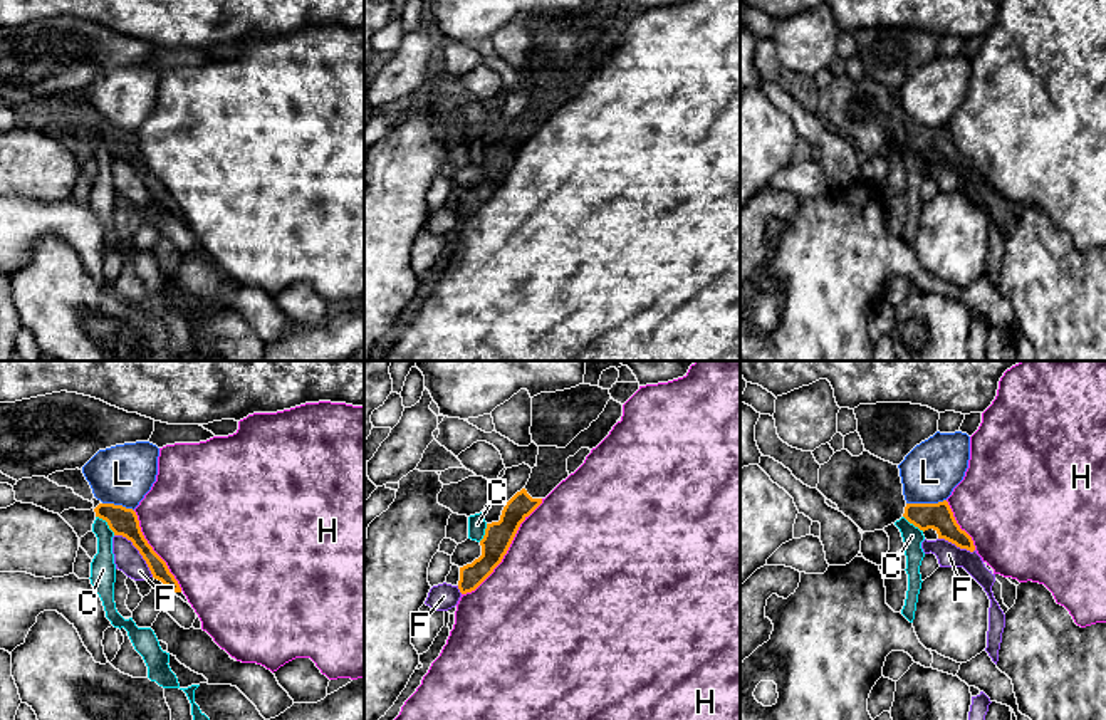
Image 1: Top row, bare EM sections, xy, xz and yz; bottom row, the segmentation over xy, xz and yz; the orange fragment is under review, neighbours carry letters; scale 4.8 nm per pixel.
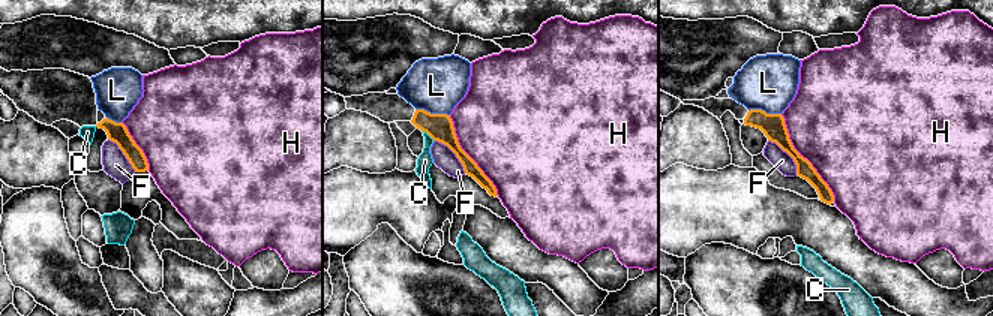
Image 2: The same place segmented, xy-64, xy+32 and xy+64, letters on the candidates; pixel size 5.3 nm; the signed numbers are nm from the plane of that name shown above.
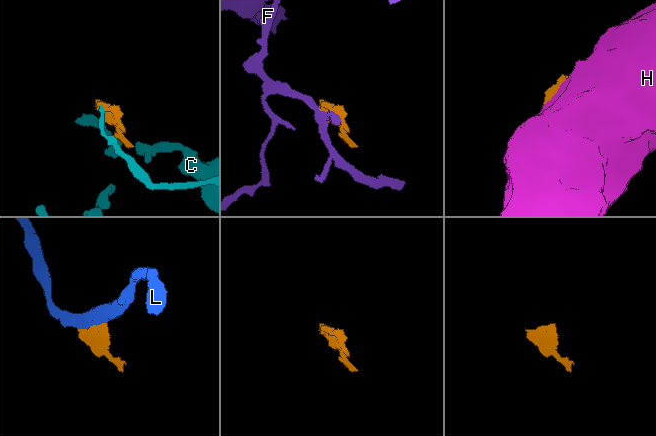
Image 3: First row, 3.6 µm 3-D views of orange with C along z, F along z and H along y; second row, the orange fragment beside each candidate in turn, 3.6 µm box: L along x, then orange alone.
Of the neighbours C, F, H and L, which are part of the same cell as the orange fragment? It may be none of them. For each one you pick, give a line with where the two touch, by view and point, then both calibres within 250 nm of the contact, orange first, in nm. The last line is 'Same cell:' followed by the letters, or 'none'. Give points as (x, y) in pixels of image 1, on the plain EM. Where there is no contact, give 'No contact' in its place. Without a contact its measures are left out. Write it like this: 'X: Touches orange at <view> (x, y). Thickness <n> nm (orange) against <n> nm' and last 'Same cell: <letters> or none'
Same cell: none

